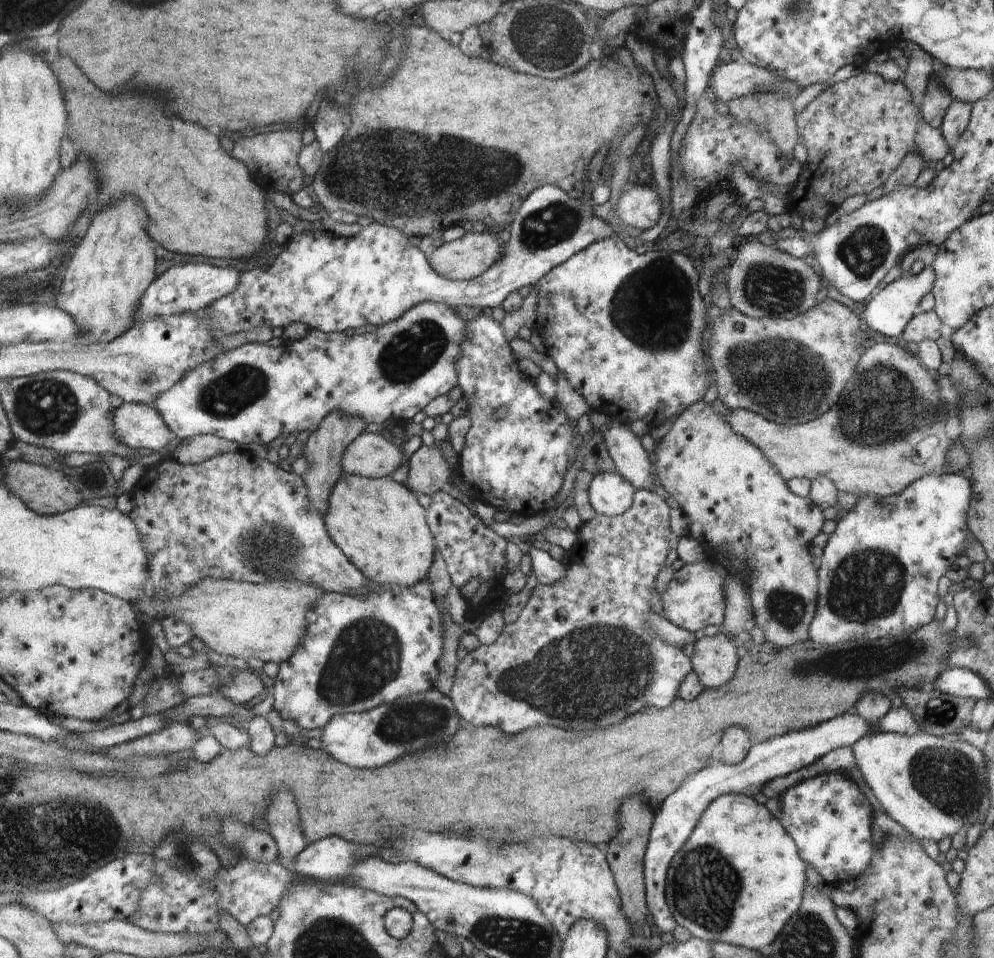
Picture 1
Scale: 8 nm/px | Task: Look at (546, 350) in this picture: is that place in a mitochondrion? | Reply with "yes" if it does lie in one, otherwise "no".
no

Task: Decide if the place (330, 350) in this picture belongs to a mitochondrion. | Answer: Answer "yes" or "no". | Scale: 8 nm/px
no

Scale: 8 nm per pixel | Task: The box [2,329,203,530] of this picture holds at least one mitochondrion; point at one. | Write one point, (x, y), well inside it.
(47, 407)

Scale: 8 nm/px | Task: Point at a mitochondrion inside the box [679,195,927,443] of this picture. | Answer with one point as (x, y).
(787, 389)

